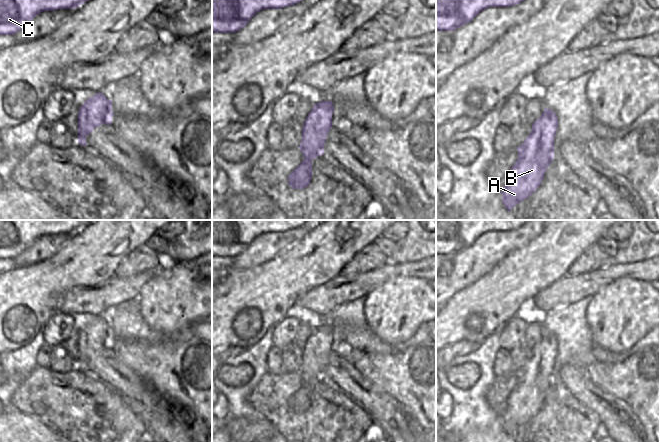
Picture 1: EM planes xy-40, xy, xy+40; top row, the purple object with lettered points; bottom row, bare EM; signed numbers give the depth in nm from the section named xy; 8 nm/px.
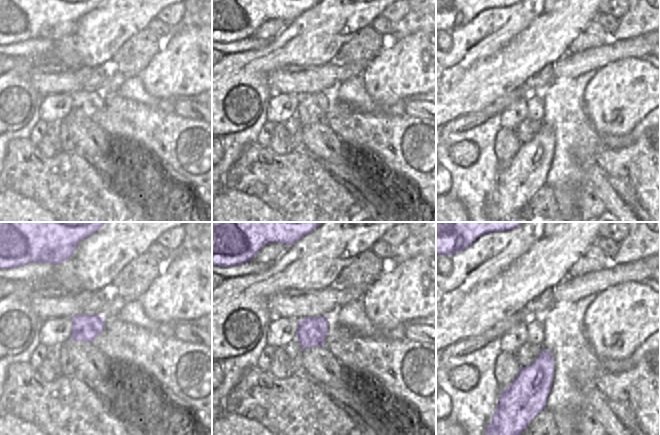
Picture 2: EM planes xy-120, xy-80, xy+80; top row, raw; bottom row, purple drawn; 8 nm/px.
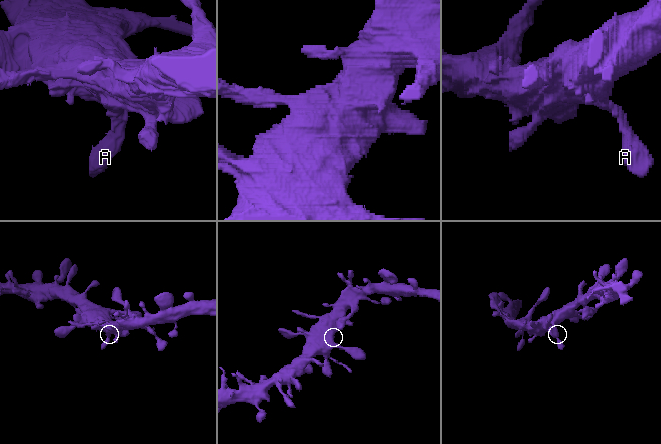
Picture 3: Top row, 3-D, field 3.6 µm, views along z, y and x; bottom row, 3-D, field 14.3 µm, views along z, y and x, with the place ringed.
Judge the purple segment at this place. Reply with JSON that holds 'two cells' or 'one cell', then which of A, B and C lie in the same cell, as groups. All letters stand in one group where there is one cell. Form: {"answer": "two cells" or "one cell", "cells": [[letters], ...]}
{"answer": "one cell", "cells": [["A", "B", "C"]]}

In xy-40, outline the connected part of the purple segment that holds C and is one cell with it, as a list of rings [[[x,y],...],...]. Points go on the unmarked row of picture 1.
[[[0,220],[0,259],[14,259],[43,235],[75,233],[94,220]]]

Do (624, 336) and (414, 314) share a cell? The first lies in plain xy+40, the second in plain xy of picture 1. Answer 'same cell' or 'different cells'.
same cell

